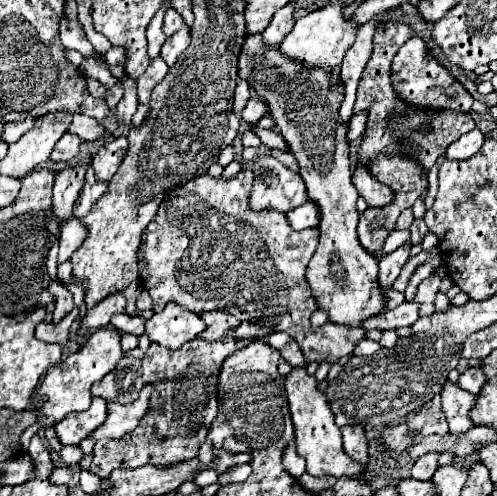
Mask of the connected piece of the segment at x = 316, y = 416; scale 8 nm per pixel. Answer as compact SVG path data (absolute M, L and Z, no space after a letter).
M294 366L292 372L284 378L286 384L286 394L288 394L288 404L292 412L292 422L294 422L294 432L296 432L296 446L298 454L304 456L306 460L306 472L310 476L322 476L322 474L332 474L332 476L348 476L356 478L360 472L366 470L364 464L358 464L350 460L350 456L344 454L342 450L342 434L340 428L334 422L334 414L330 410L328 398L324 392L316 388L316 378L306 372L306 368Z

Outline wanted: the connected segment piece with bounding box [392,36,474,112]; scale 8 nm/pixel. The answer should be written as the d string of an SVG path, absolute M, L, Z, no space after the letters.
M414 36L406 44L402 44L398 54L394 56L392 84L394 84L396 92L400 92L400 96L408 98L410 104L418 104L418 106L426 106L426 108L452 108L458 112L470 112L472 102L474 102L470 92L450 74L450 70L446 70L432 56L428 44L418 36Z

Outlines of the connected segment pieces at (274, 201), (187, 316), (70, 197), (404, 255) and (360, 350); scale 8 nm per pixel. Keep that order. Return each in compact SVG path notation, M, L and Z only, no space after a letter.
M258 156L252 164L252 172L256 174L254 190L250 196L252 210L276 208L280 212L288 212L308 202L304 180L298 174L284 168L273 156Z
M170 302L160 314L146 320L146 336L150 342L164 344L172 350L194 340L204 328L206 326L198 314L184 310L174 302Z
M80 164L76 168L64 168L62 172L56 174L54 192L52 192L52 208L60 226L72 218L72 206L78 198L78 190L82 190L86 168L88 164Z
M404 242L402 246L398 246L394 252L386 254L378 264L380 264L380 286L382 288L388 288L392 286L392 282L398 278L404 262L408 260L410 256L410 248L412 248L412 242Z
M364 338L364 340L360 340L360 344L356 344L354 354L356 354L356 356L374 356L380 348L382 348L380 342L374 342L374 340L370 340L370 338Z

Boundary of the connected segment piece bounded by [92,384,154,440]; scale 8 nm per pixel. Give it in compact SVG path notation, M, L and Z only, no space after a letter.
M144 384L144 388L140 390L140 396L132 404L110 402L106 422L100 428L96 428L92 436L100 440L100 438L118 438L132 432L138 426L138 422L144 418L144 412L148 410L152 388L154 388L152 384Z

